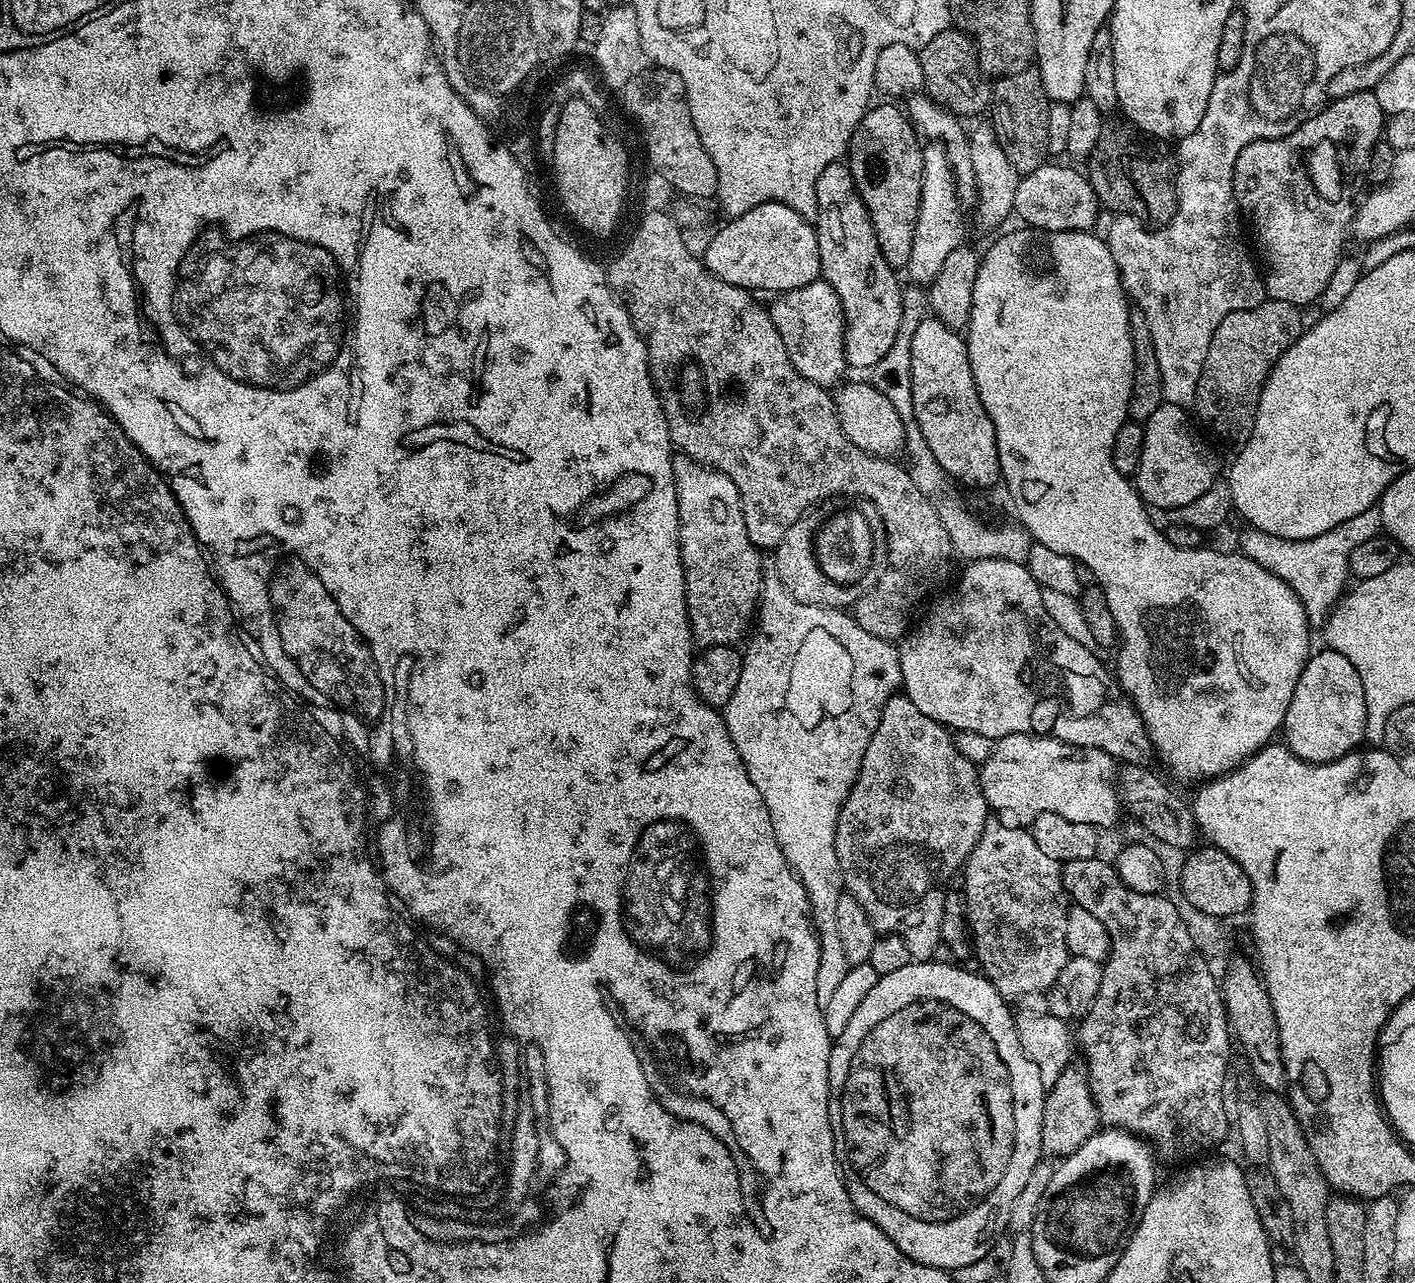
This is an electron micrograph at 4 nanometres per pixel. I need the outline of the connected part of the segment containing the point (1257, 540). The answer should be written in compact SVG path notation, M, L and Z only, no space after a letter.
M1375 507L1362 510L1362 514L1350 518L1350 522L1342 522L1342 526L1326 530L1326 534L1318 534L1318 538L1305 540L1278 538L1274 534L1266 534L1262 530L1249 527L1245 527L1243 531L1238 545L1239 551L1254 562L1258 562L1258 566L1270 570L1270 574L1282 578L1282 582L1286 582L1294 590L1294 594L1298 594L1306 610L1309 625L1313 629L1320 630L1346 591L1346 585L1350 580L1348 570L1350 554L1354 554L1354 549L1362 546L1362 542L1381 535L1382 525L1380 509Z

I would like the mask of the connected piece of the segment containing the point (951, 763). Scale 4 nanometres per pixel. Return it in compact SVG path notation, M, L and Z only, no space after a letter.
M897 694L886 702L882 714L878 718L878 726L870 738L870 746L866 746L866 754L862 758L860 773L856 776L854 786L838 814L838 826L834 834L834 850L838 854L838 866L840 867L840 878L844 882L847 895L853 896L866 910L870 922L876 928L877 933L900 936L904 939L909 957L916 962L928 962L934 957L934 946L940 943L940 931L942 930L942 914L944 913L945 889L940 889L952 875L963 869L964 863L968 861L968 855L974 850L978 838L982 834L985 824L989 823L990 809L986 798L980 789L980 774L977 765L970 762L970 758L964 758L953 733L945 728L943 724L934 722L934 718L926 718L914 702L903 694Z

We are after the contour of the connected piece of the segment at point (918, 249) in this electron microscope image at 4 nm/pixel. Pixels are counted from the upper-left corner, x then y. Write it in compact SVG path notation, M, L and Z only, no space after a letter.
M928 142L923 145L923 149L922 198L918 206L918 222L914 226L914 246L910 250L910 262L906 269L906 275L917 280L915 283L920 286L931 282L948 255L965 243L964 212L956 197L958 180L952 176L944 145Z

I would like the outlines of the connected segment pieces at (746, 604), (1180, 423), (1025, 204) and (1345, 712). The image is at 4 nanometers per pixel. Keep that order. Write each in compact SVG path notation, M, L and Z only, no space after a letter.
M683 454L673 455L672 474L677 498L677 522L680 524L680 557L686 586L686 610L693 641L701 649L723 644L739 645L745 639L758 611L762 552L754 546L754 542L750 542L750 534L746 534L738 486L734 486L734 482L730 482L730 478L726 478L726 474L716 468L708 468Z
M1168 401L1160 404L1144 422L1142 458L1134 483L1149 507L1164 511L1184 506L1217 483L1218 458L1193 425L1195 423L1187 409Z
M1046 162L1038 170L1025 173L1014 194L1015 215L1020 216L1027 227L1044 229L1047 232L1089 232L1091 188L1085 173L1068 166Z
M1325 647L1323 651L1313 651L1309 655L1298 678L1298 686L1294 686L1294 698L1290 698L1290 710L1286 710L1282 729L1283 743L1307 764L1329 764L1357 751L1365 743L1366 694L1362 690L1362 678L1358 678L1358 670L1354 670L1354 666L1350 666L1348 659L1342 658L1342 654L1330 647Z

